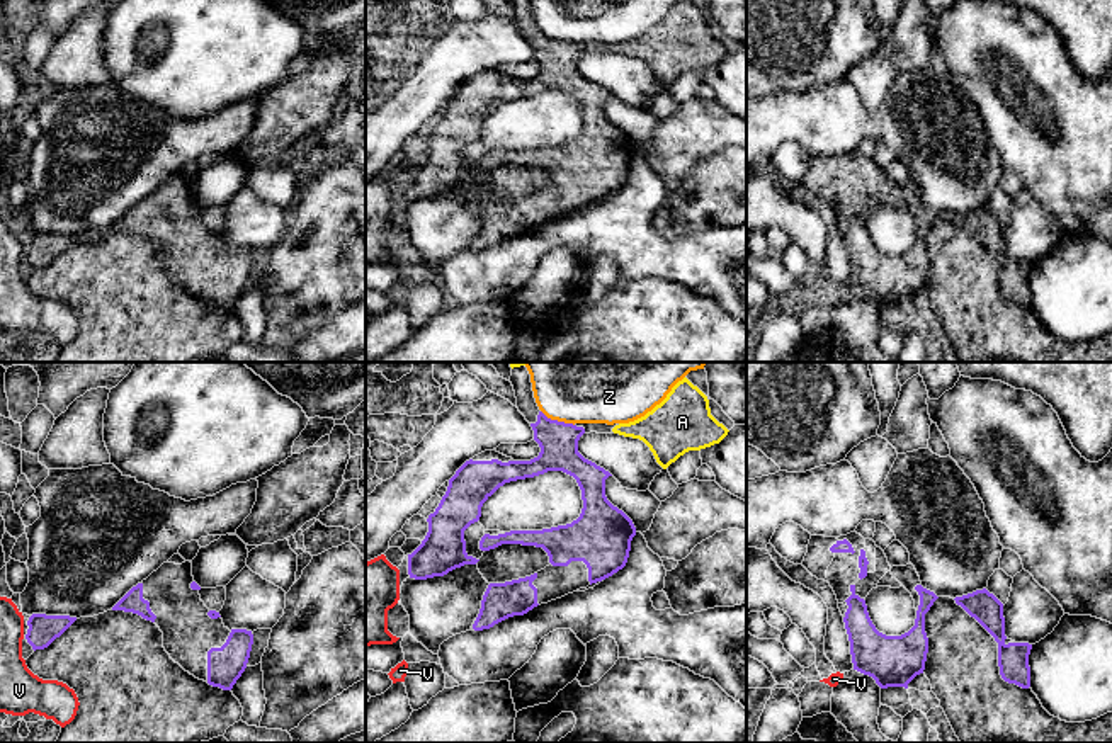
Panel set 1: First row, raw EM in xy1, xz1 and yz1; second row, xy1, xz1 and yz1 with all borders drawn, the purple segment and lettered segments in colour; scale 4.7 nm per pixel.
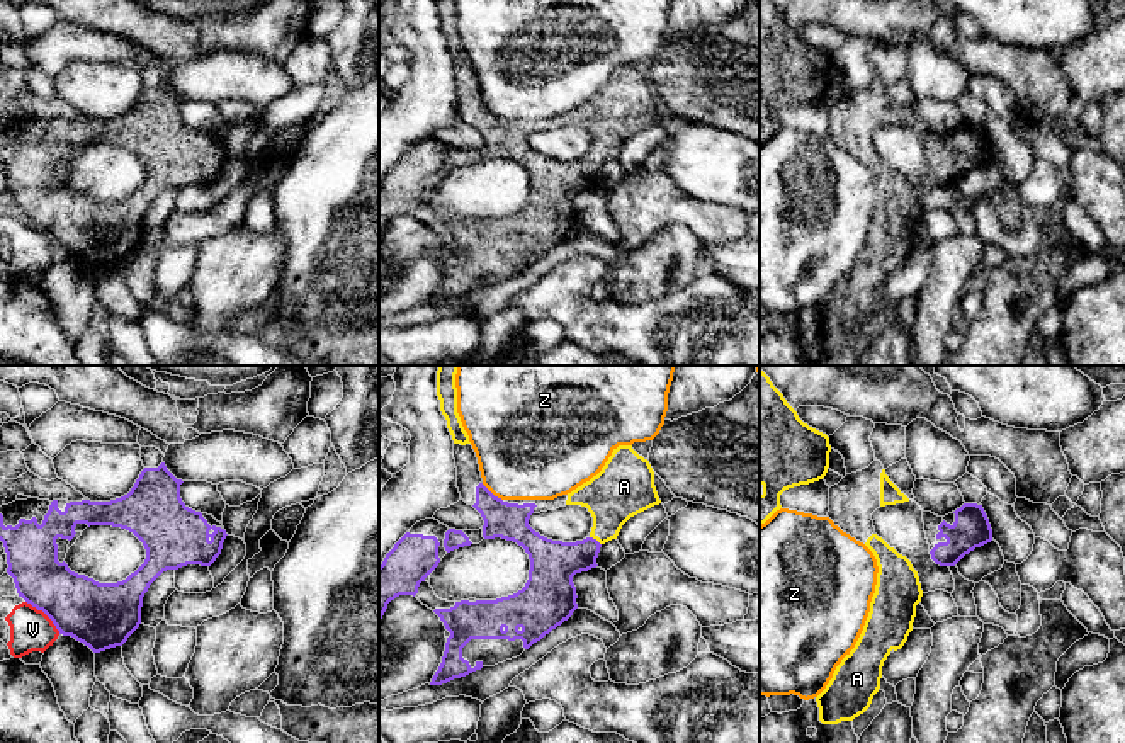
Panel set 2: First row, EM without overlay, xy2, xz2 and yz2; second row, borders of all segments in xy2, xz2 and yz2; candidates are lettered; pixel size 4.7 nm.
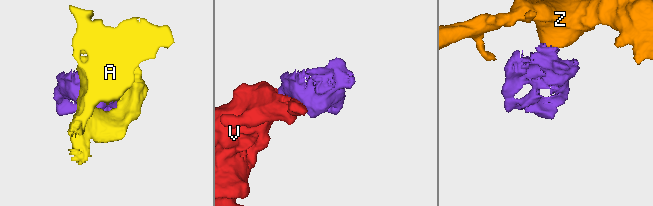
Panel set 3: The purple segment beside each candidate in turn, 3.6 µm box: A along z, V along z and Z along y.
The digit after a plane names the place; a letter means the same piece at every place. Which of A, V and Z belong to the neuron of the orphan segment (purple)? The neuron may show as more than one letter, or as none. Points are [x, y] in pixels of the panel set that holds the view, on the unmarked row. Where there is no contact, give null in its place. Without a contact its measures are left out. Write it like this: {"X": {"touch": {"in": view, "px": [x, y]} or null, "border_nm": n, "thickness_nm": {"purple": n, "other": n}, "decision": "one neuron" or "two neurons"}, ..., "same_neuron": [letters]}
{"A": {"touch": {"in": "xz2", "px": [595, 158]}, "border_nm": 70, "thickness_nm": {"purple": 220, "other": 260}, "decision": "one neuron"}, "V": {"touch": {"in": "xy2", "px": [45, 232]}, "border_nm": 220, "thickness_nm": {"purple": 300, "other": 200}, "decision": "two neurons"}, "Z": {"touch": {"in": "xz1", "px": [556, 39]}, "border_nm": 180, "thickness_nm": {"purple": 190, "other": 200}, "decision": "two neurons"}, "same_neuron": ["A"]}

